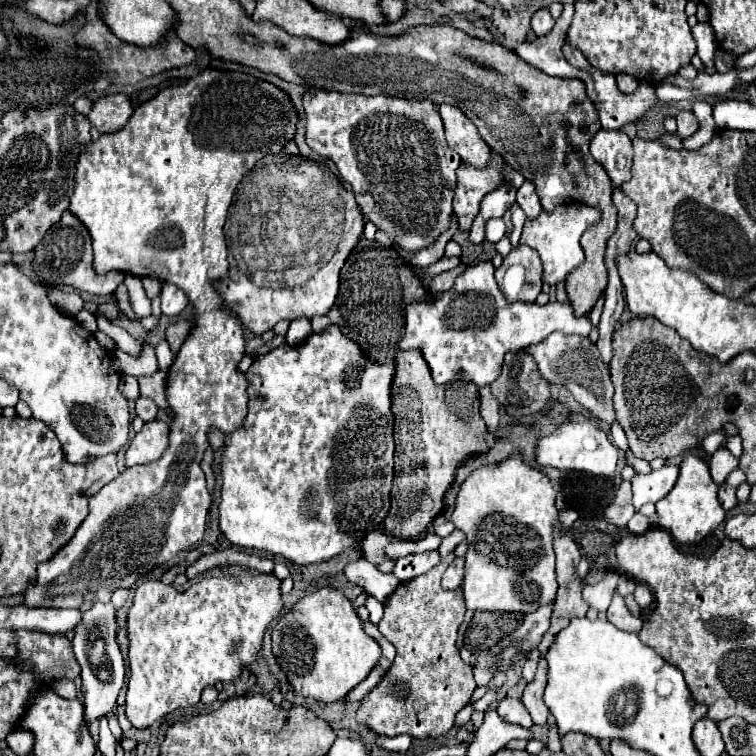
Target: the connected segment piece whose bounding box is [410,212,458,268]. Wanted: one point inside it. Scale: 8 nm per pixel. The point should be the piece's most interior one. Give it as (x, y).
(429, 255)

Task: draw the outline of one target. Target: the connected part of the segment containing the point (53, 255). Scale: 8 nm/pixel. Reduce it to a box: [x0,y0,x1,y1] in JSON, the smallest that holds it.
[34,210,124,296]

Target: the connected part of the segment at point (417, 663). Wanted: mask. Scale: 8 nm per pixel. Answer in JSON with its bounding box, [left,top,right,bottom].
[356,554,476,738]

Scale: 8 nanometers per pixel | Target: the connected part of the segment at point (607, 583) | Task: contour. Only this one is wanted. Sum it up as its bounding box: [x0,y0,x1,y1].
[582,574,618,612]

